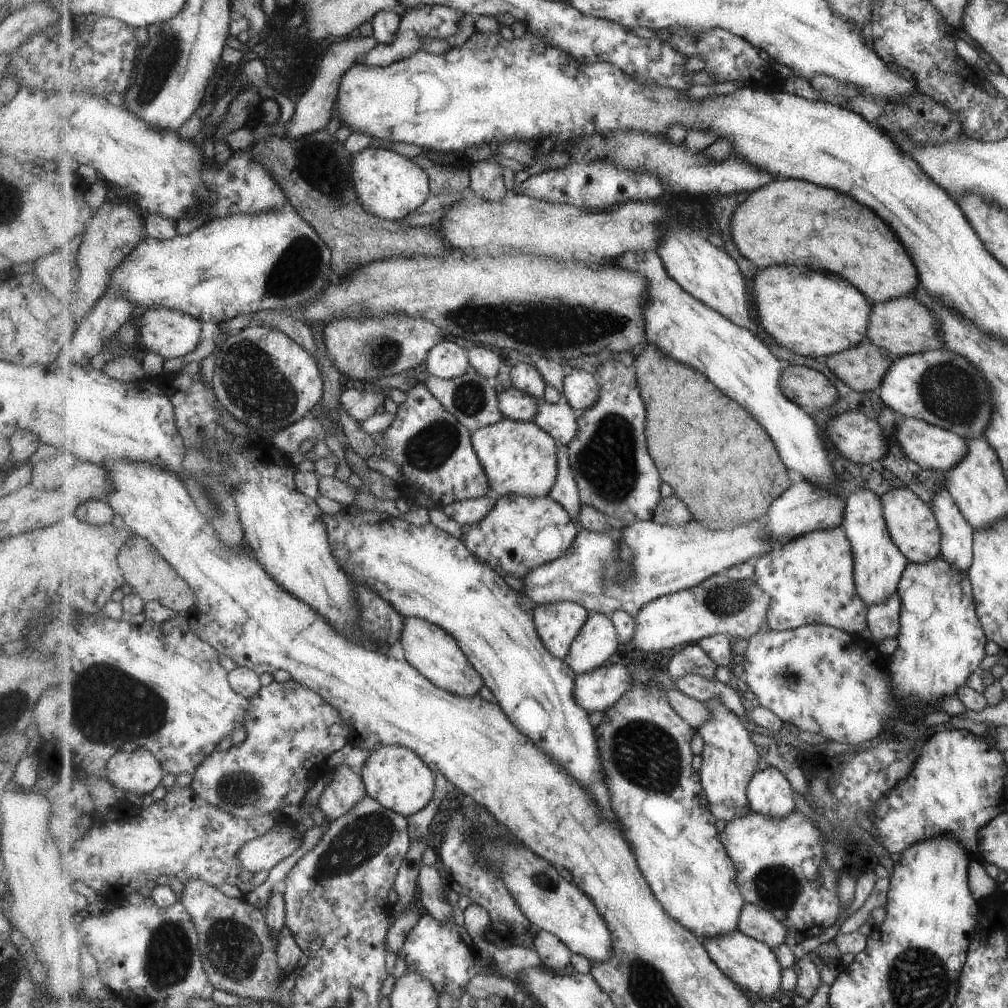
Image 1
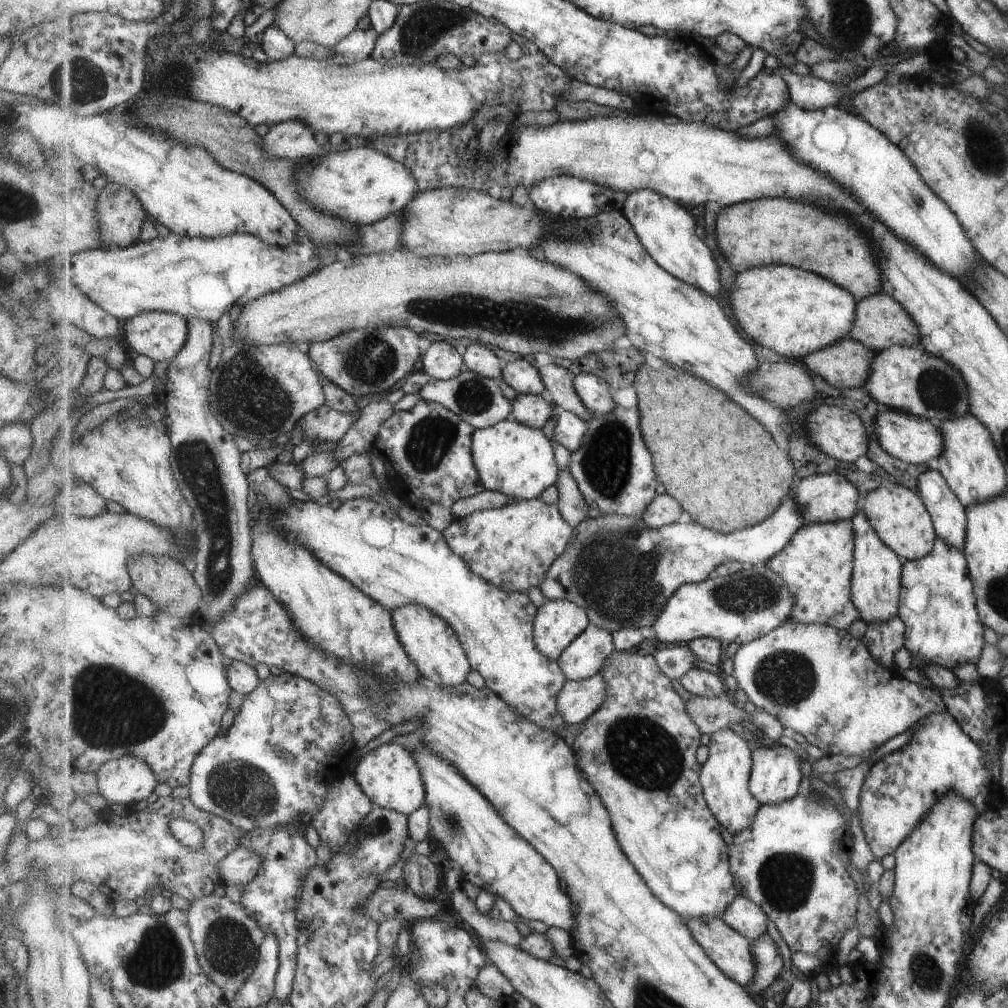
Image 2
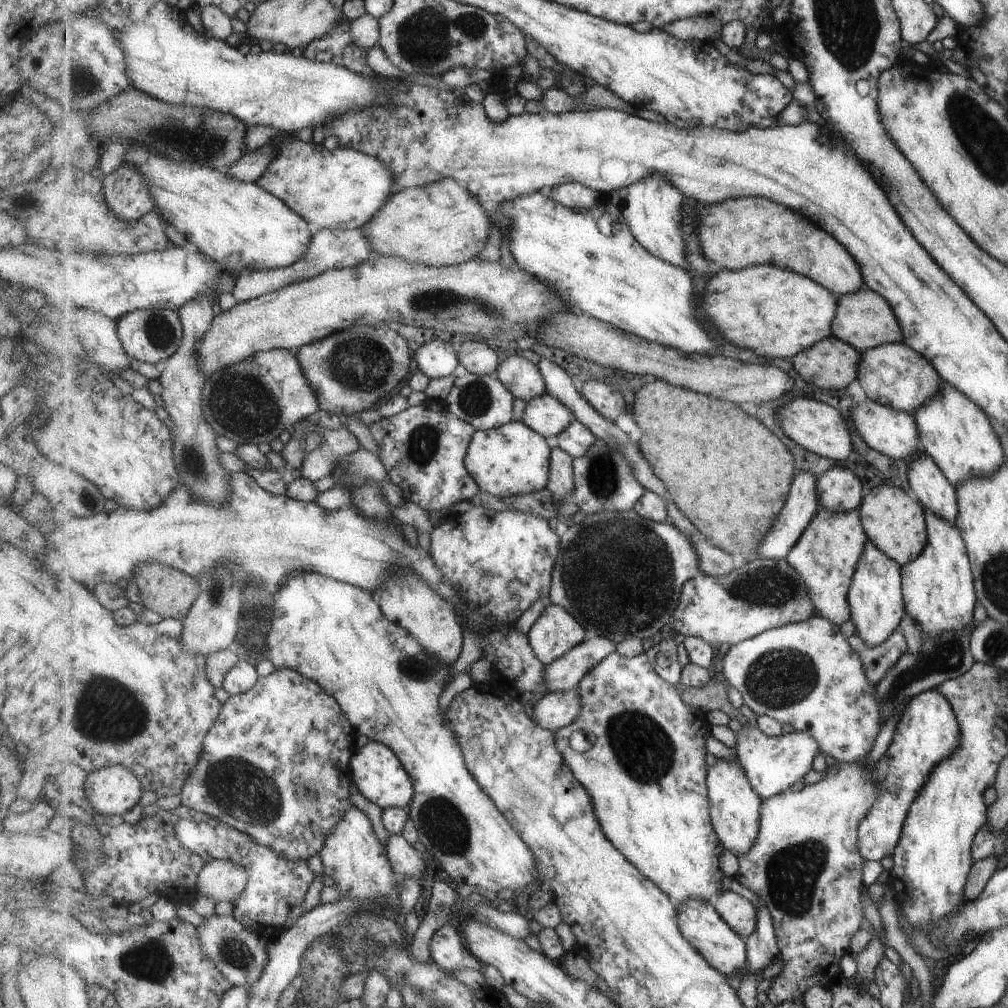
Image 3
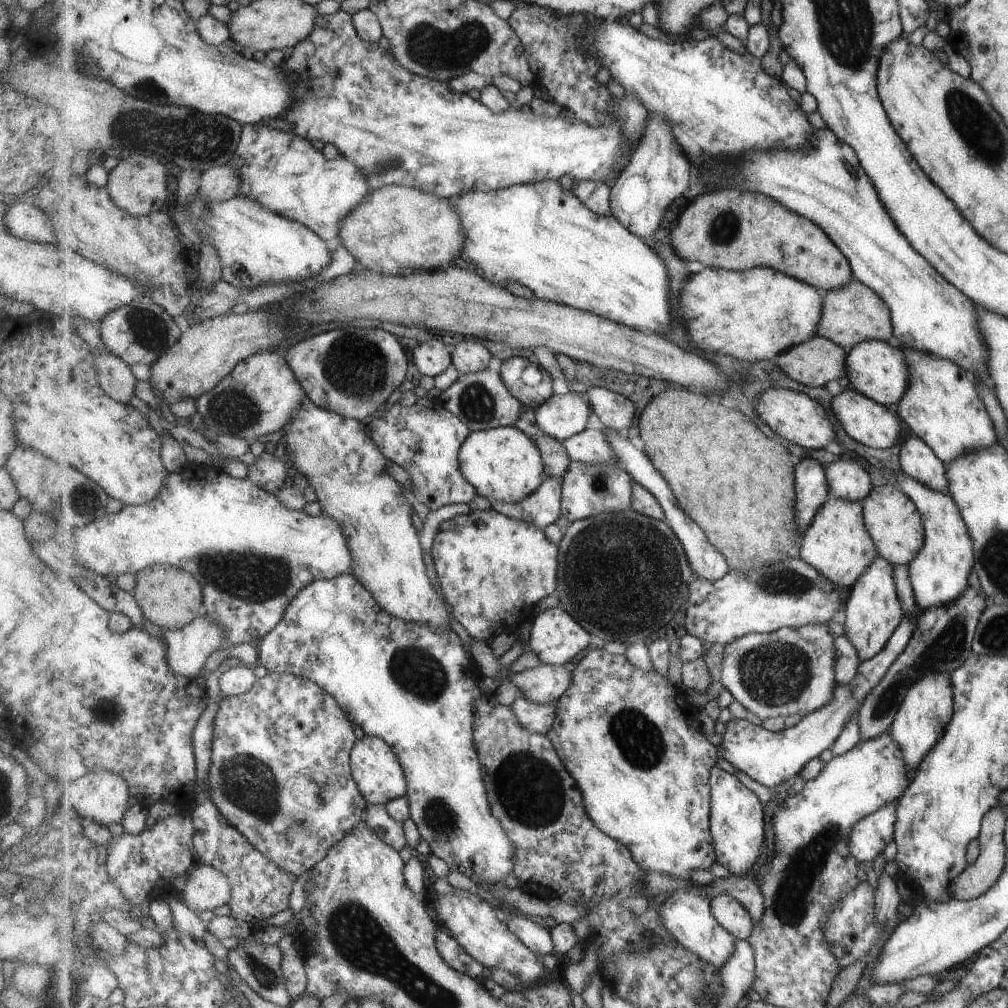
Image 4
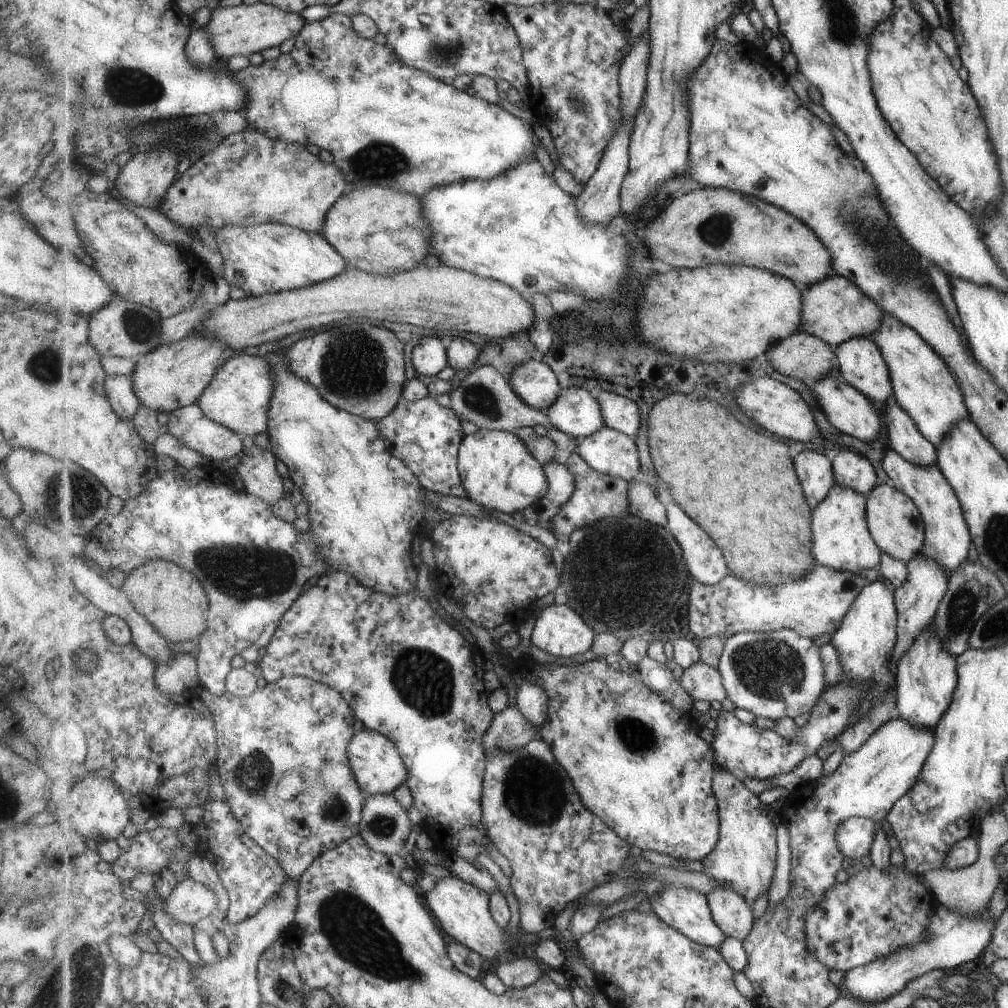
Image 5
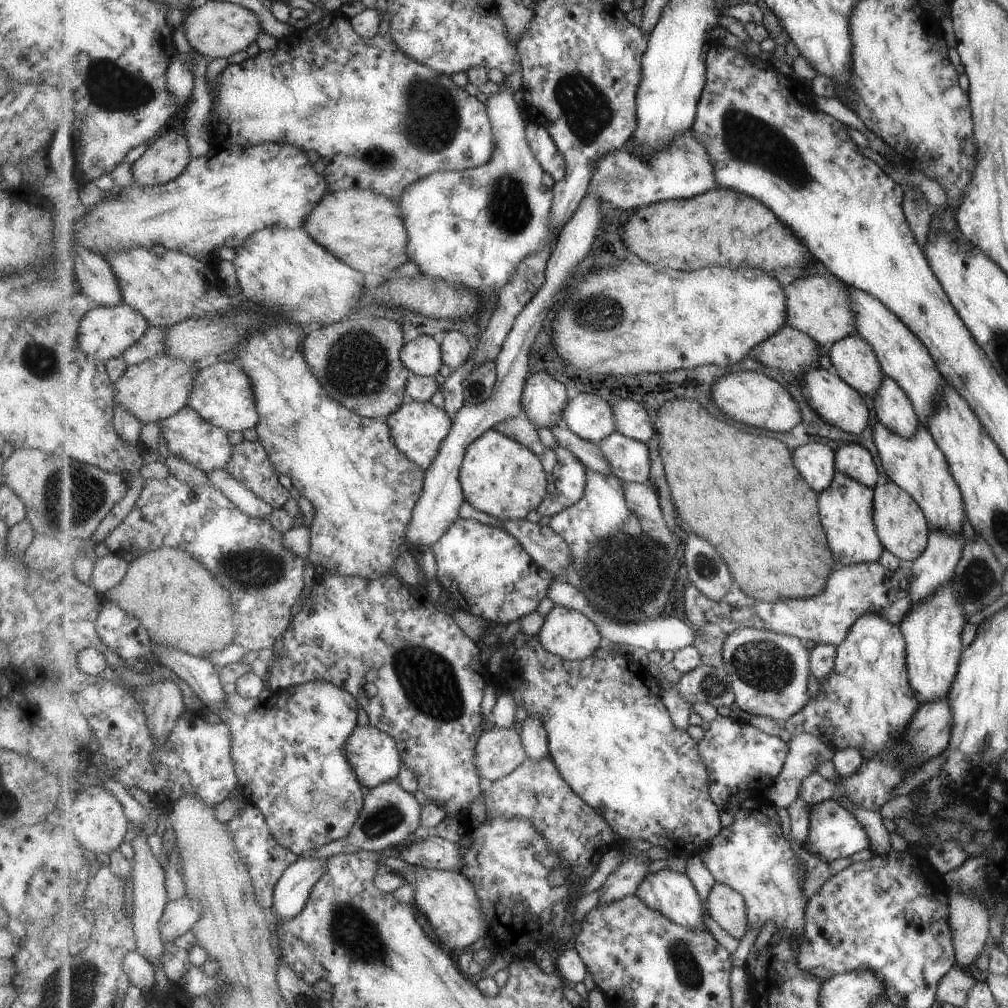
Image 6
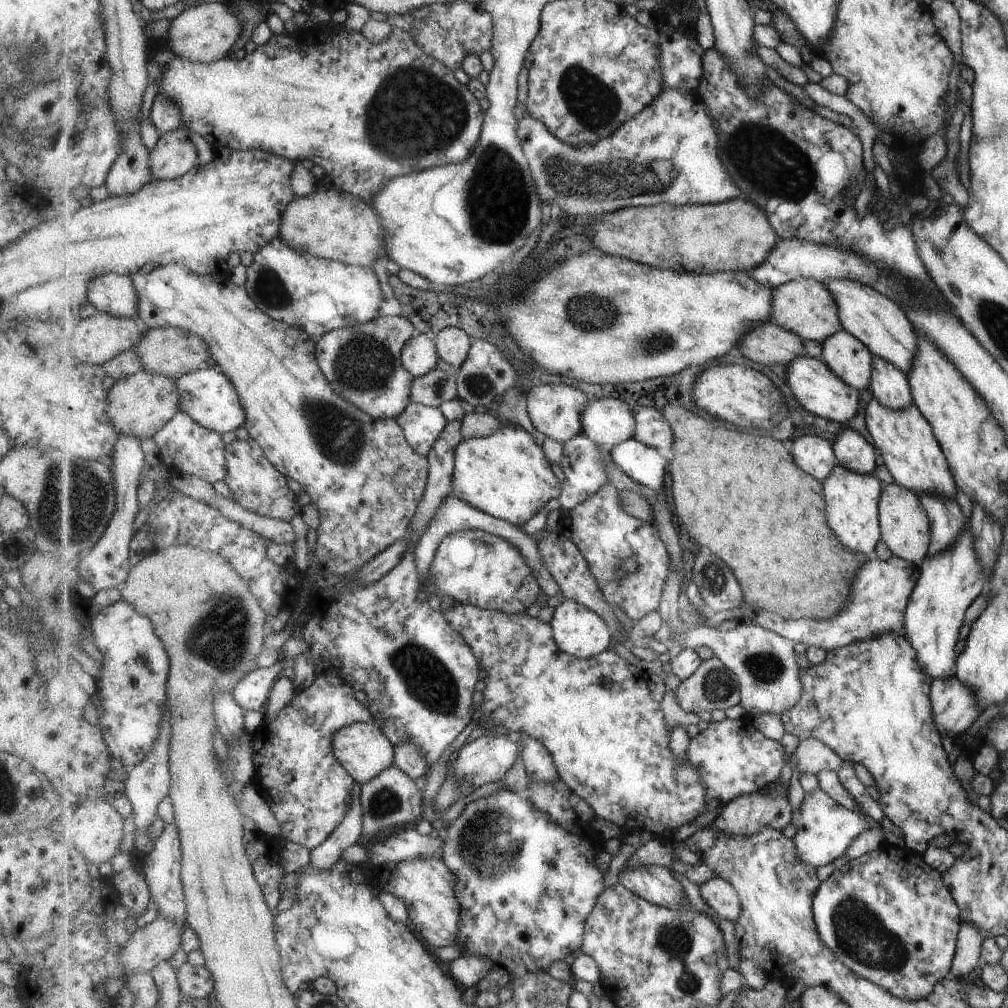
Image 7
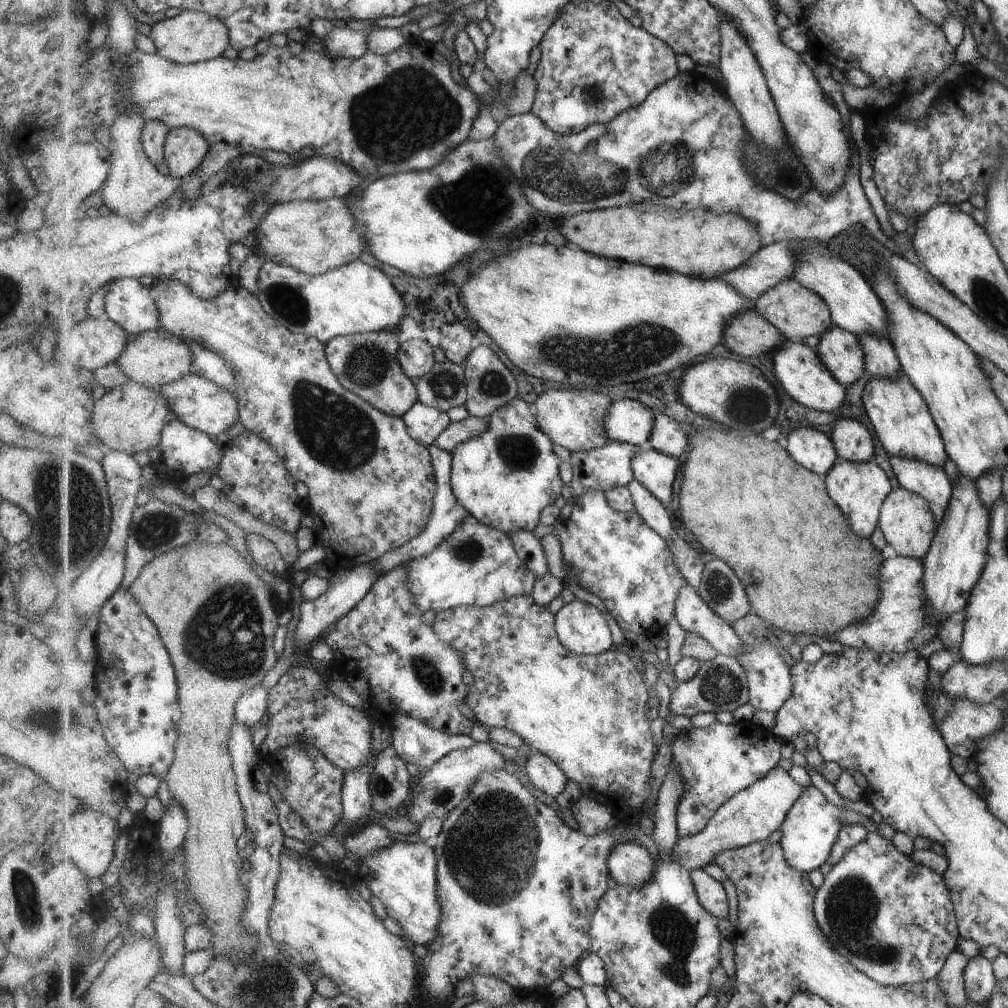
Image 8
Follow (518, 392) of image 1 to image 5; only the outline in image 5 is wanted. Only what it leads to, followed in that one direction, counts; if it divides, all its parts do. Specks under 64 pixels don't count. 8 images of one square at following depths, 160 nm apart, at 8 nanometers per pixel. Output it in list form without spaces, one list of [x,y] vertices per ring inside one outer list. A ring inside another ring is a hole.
[[[585,388],[562,389],[547,414],[560,431],[576,439],[591,436],[606,426],[600,401]]]

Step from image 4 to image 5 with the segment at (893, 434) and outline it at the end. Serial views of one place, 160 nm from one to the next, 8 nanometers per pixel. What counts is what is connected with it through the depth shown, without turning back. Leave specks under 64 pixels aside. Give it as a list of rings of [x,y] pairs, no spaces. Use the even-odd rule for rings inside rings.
[[[829,376],[814,382],[811,387],[820,406],[823,407],[835,428],[839,428],[842,433],[849,433],[851,436],[864,441],[870,441],[879,436],[879,414],[865,393],[859,392],[857,388],[842,378],[836,379]]]

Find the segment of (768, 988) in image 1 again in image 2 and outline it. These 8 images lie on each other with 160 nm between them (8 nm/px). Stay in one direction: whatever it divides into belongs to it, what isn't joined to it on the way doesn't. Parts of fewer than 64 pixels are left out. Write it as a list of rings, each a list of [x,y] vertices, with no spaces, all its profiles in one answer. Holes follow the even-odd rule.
[[[699,917],[685,920],[697,942],[703,945],[705,952],[727,976],[732,977],[745,988],[752,983],[752,980],[756,978],[756,956],[752,953],[752,940],[731,928],[721,917]]]

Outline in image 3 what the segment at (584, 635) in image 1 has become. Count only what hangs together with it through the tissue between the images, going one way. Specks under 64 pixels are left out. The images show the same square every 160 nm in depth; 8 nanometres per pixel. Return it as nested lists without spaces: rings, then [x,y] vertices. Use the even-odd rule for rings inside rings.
[[[603,636],[583,640],[561,659],[547,665],[545,686],[549,693],[576,688],[590,671],[617,651],[617,644]]]

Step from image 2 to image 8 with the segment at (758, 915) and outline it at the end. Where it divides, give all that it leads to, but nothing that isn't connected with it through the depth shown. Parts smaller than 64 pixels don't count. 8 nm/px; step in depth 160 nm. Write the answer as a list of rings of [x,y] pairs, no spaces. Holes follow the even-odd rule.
[[[703,869],[690,871],[690,875],[696,884],[701,904],[717,918],[727,918],[727,914],[729,914],[729,896],[725,892],[725,886],[709,876]]]

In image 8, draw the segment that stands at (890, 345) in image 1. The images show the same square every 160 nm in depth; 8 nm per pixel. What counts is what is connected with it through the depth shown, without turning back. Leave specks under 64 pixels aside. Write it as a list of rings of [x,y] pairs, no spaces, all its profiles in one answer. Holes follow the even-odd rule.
[[[793,278],[785,279],[760,296],[755,309],[784,333],[789,340],[799,340],[812,334],[822,336],[835,326],[832,310],[825,299]]]

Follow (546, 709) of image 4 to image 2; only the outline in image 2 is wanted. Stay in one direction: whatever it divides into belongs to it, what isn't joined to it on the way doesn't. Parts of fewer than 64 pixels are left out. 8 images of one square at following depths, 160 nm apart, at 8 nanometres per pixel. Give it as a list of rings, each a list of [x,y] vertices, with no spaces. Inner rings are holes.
[[[601,672],[588,679],[565,683],[557,702],[566,724],[585,721],[604,703],[607,693],[608,684]]]

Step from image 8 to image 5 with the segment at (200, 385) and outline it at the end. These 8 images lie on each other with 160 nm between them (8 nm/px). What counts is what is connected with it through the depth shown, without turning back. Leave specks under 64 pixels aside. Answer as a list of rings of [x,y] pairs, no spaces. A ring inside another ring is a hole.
[[[241,355],[230,358],[220,366],[197,403],[211,420],[242,436],[255,436],[268,430],[268,410],[272,406],[275,390],[276,374],[272,372],[271,364],[260,356]]]

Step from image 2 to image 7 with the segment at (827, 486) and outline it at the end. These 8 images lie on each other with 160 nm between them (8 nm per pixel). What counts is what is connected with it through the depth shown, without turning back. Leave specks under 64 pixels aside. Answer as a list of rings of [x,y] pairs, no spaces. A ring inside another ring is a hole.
[[[843,430],[839,438],[833,440],[834,451],[838,456],[839,464],[857,471],[871,475],[875,466],[873,448],[860,432]]]

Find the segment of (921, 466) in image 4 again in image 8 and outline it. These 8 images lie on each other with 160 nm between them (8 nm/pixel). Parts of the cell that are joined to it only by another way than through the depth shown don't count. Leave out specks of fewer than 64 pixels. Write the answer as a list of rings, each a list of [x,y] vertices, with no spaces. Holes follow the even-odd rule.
[[[865,333],[859,336],[865,351],[865,376],[867,379],[896,377],[900,370],[900,361],[896,349],[889,338]]]

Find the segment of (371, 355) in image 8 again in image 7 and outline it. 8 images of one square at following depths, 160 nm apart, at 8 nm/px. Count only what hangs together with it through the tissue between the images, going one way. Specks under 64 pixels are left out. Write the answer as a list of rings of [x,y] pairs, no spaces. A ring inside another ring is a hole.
[[[403,314],[379,317],[365,324],[340,328],[324,334],[317,339],[316,355],[325,376],[341,396],[377,419],[397,418],[412,402],[412,384],[416,377],[405,368],[402,352],[405,344],[415,334],[416,328],[413,322]]]

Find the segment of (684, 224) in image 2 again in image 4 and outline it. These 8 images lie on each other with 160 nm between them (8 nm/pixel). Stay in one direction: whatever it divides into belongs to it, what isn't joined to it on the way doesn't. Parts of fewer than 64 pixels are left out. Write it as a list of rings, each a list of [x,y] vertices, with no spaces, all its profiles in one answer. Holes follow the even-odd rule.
[[[653,113],[646,125],[644,143],[636,148],[625,172],[613,182],[611,202],[617,217],[631,232],[639,235],[647,244],[655,246],[653,234],[657,232],[667,208],[689,188],[692,162],[678,145],[669,122]]]

